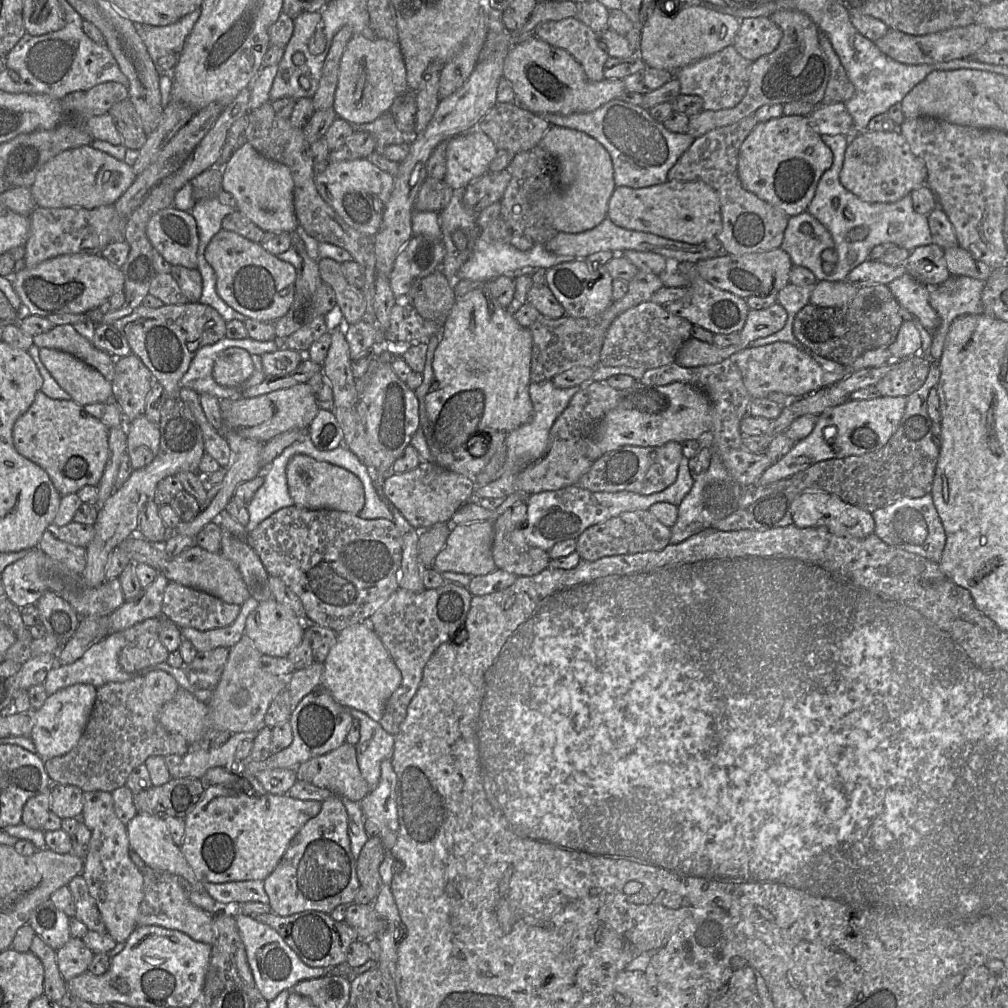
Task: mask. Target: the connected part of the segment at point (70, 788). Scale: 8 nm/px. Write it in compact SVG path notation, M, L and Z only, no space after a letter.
M51 784L50 810L59 818L79 818L84 802L83 791L75 785Z

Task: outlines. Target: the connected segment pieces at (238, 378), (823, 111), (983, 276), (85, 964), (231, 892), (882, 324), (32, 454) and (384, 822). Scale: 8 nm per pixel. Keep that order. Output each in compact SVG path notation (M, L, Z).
M229 347L216 358L212 374L219 385L236 387L243 384L253 371L251 354L240 347Z
M844 103L819 105L806 117L809 126L819 135L841 134L852 138L859 133Z
M959 245L945 248L944 257L952 276L968 276L986 281L992 272L986 263L977 260Z
M71 937L56 950L59 971L65 981L86 971L92 962L94 953L85 945L82 938Z
M263 880L230 881L224 883L205 882L203 886L216 901L222 904L262 902L269 904Z
M874 283L857 286L855 295L845 305L822 307L808 303L797 312L793 320L792 332L800 343L810 348L817 355L843 366L850 366L857 357L868 350L888 347L897 337L904 321L899 314L899 303L886 284Z
M38 391L29 409L15 422L12 436L18 453L43 468L58 493L65 496L83 486L98 485L109 457L108 432L84 406L72 399L52 399Z
M391 760L381 763L381 776L377 787L359 802L367 818L375 820L380 828L384 847L391 850L399 829L396 802L396 774Z

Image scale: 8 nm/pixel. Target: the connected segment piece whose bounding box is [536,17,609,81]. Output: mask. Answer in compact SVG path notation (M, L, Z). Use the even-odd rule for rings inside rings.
M576 17L543 22L536 29L536 37L551 46L564 49L572 55L582 65L589 80L601 81L604 79L604 64L609 55L599 45L598 34Z

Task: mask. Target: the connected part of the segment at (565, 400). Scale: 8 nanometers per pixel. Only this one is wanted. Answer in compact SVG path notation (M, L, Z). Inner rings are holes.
M551 380L529 384L529 395L533 406L532 419L507 435L505 439L506 461L503 470L520 470L525 465L531 464L542 457L548 445L552 425L579 389L579 386L564 389L557 388Z

